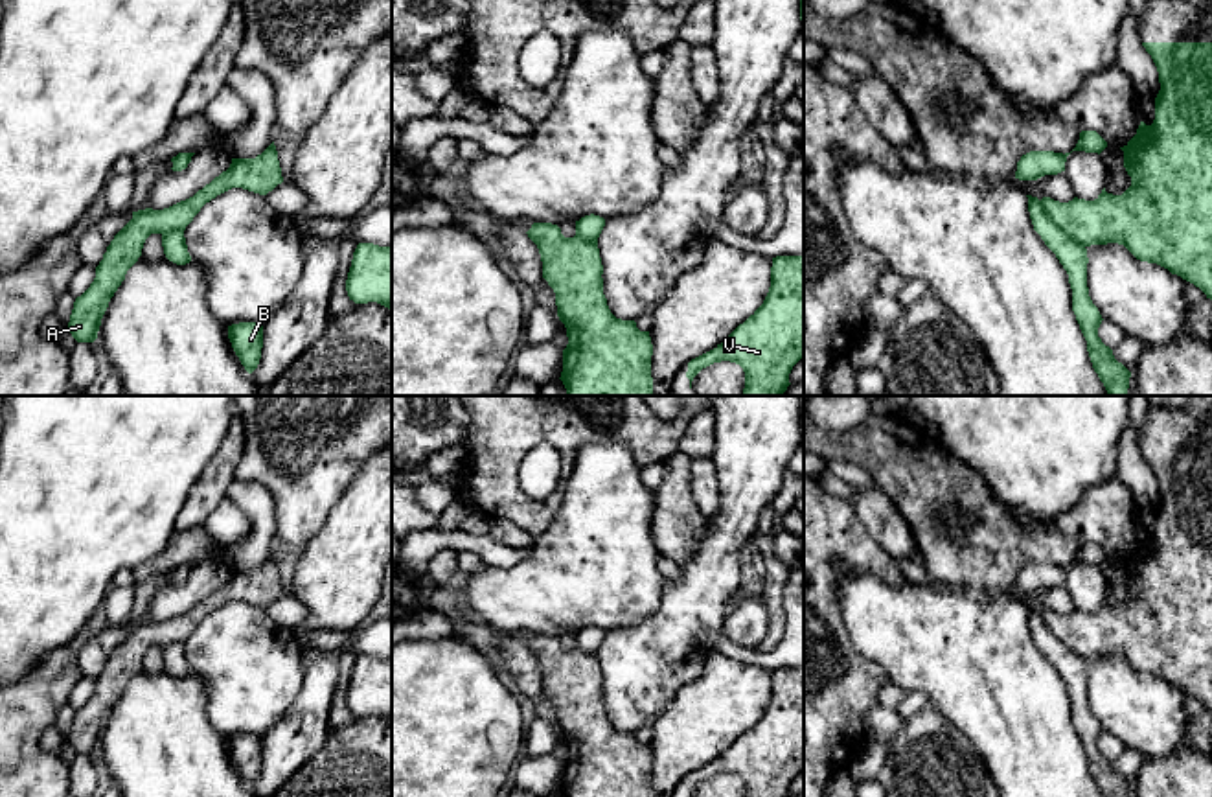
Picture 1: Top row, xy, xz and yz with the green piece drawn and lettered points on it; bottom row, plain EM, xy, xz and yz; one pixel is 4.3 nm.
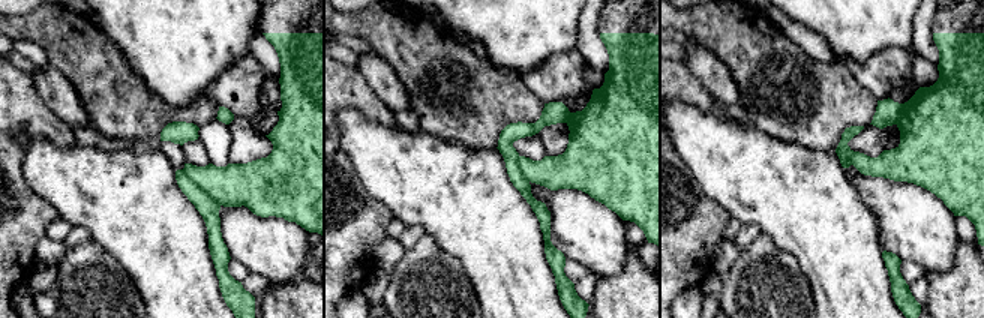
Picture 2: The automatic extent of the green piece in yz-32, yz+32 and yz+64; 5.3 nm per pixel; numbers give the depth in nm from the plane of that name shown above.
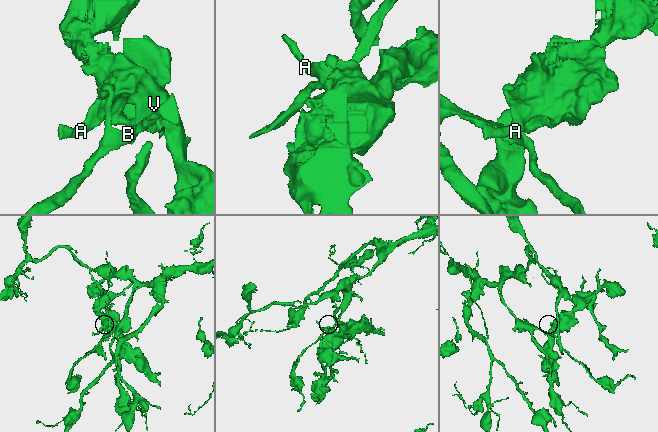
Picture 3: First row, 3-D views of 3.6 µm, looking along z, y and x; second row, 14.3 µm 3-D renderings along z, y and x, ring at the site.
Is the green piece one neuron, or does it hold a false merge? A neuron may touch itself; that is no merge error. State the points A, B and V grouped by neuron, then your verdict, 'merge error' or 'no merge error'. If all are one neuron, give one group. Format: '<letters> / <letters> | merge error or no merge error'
A V / B | merge error

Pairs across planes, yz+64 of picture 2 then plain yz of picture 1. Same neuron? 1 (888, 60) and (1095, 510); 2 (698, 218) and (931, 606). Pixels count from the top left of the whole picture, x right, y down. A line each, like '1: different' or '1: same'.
1: same
2: different

